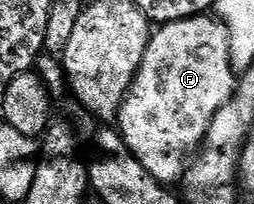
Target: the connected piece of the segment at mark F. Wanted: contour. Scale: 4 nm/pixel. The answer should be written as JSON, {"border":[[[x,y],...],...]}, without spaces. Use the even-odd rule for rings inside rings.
{"border":[[[210,17],[181,19],[159,26],[151,34],[150,47],[116,120],[126,146],[163,185],[174,185],[183,178],[186,155],[193,156],[201,148],[214,115],[234,97],[236,72],[230,63],[229,32],[217,18],[206,18]]]}

